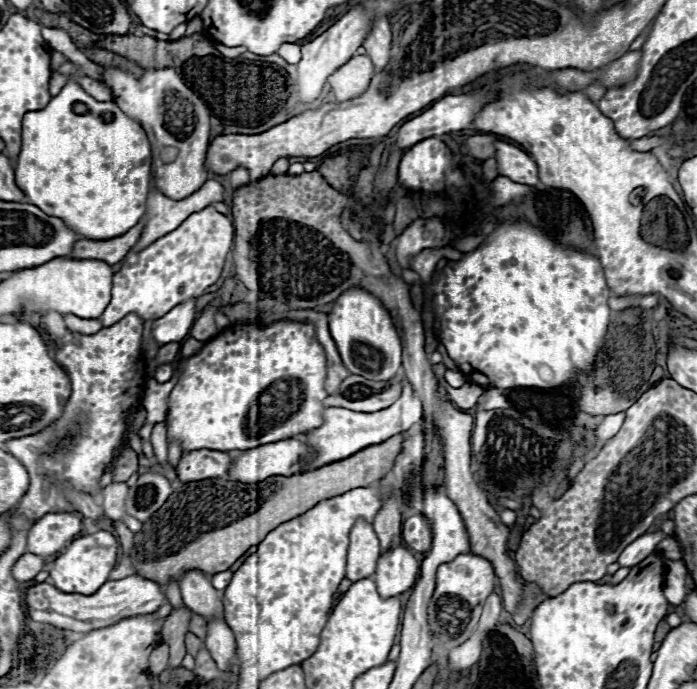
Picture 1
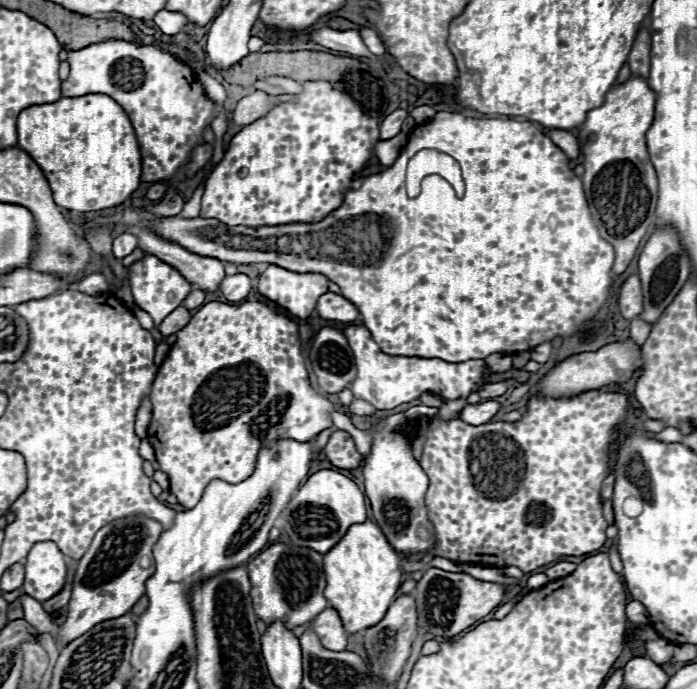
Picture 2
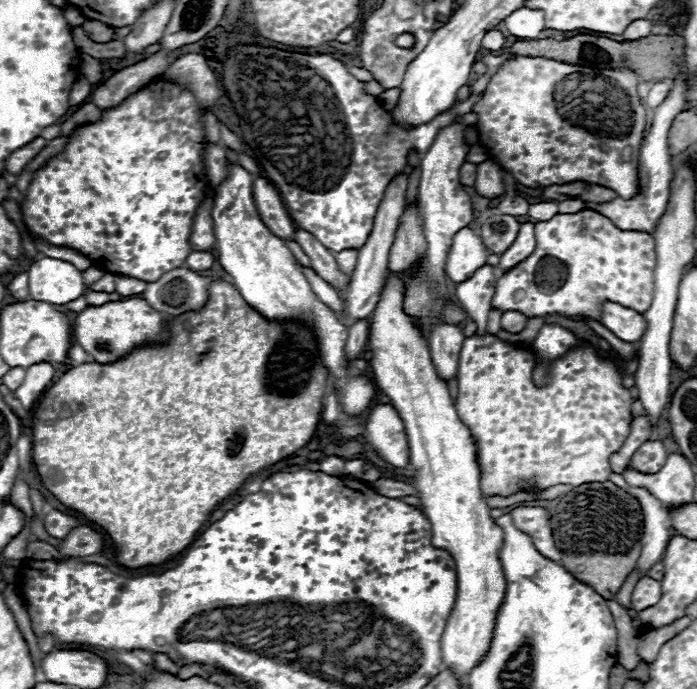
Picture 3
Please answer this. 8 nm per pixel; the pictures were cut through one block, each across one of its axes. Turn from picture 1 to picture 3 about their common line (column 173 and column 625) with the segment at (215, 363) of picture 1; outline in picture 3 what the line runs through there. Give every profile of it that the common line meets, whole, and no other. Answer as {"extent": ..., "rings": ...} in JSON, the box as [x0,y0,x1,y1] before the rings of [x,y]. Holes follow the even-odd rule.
{"extent":[456,334,632,496],"rings":[[[492,334],[486,336],[470,336],[464,340],[462,344],[462,352],[460,352],[460,364],[458,364],[458,396],[456,396],[456,410],[460,420],[468,426],[468,430],[472,432],[472,438],[478,444],[478,464],[480,464],[480,488],[486,496],[510,496],[516,494],[520,490],[544,490],[548,486],[556,486],[556,484],[572,484],[572,486],[580,486],[580,484],[588,484],[588,482],[606,482],[612,474],[608,458],[618,452],[624,444],[624,440],[630,434],[630,424],[632,424],[632,414],[630,414],[630,406],[632,406],[632,398],[630,392],[622,388],[622,370],[620,364],[614,356],[608,356],[608,360],[602,360],[596,356],[594,348],[586,344],[586,348],[580,350],[572,350],[568,352],[568,356],[556,360],[550,368],[550,376],[552,382],[546,388],[536,388],[532,384],[532,368],[534,368],[534,354],[528,348],[520,348],[516,344],[506,344],[502,340],[498,340]]]}

